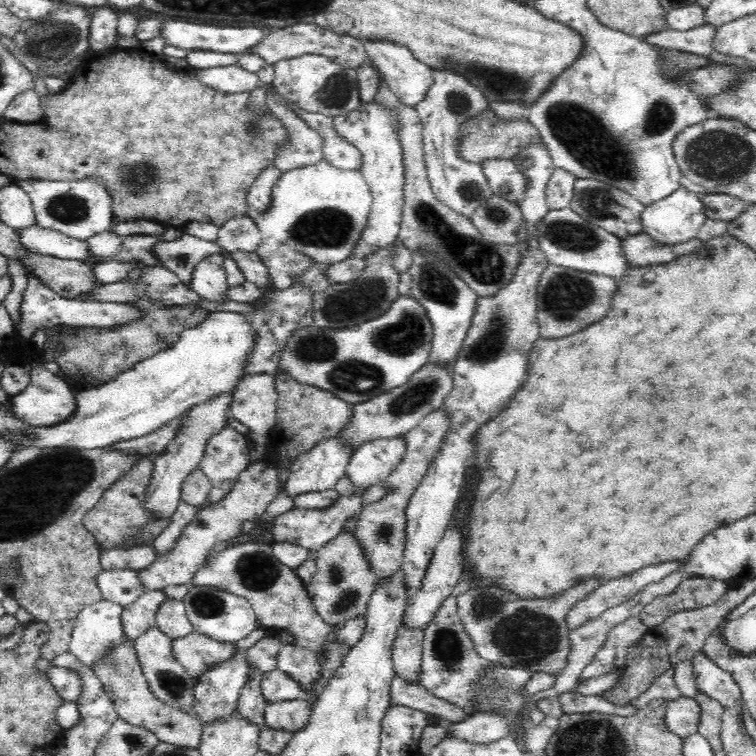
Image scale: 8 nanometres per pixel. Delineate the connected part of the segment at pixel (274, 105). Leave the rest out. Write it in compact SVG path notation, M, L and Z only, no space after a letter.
M268 94L266 103L285 130L285 143L276 149L273 160L276 168L286 172L324 159L324 139L287 108L282 95Z

